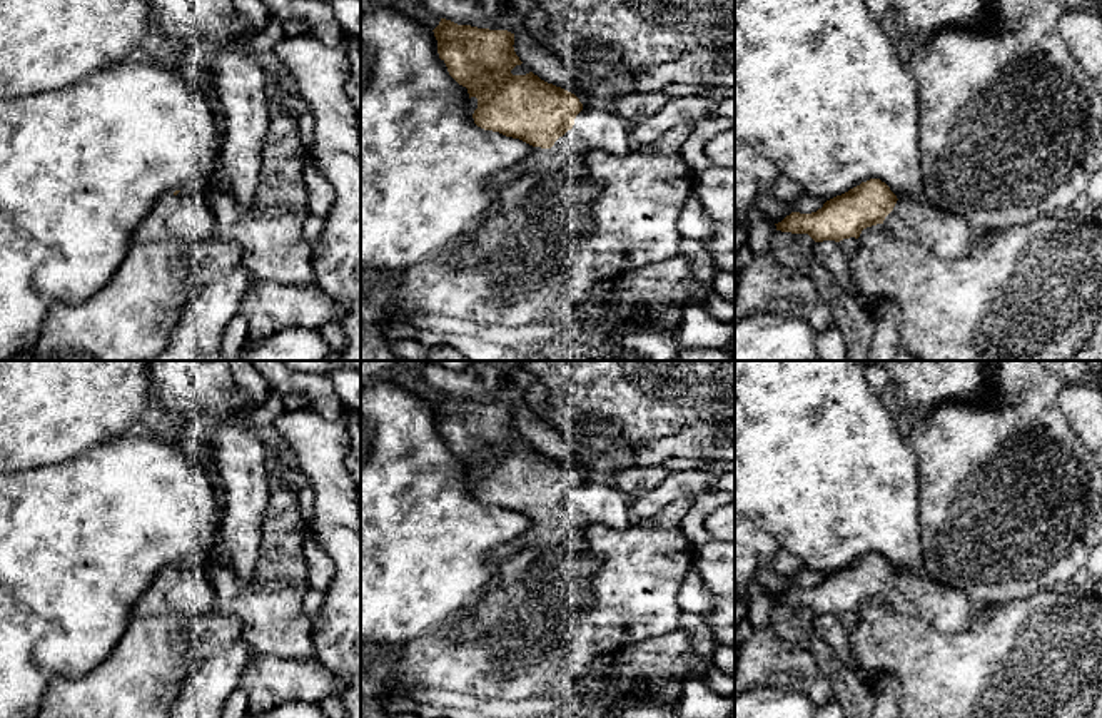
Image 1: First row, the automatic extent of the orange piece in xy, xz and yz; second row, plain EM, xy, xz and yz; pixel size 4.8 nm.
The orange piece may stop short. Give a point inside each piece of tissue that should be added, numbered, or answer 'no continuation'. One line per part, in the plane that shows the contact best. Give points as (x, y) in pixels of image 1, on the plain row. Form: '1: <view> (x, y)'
1: xz (510, 563)

